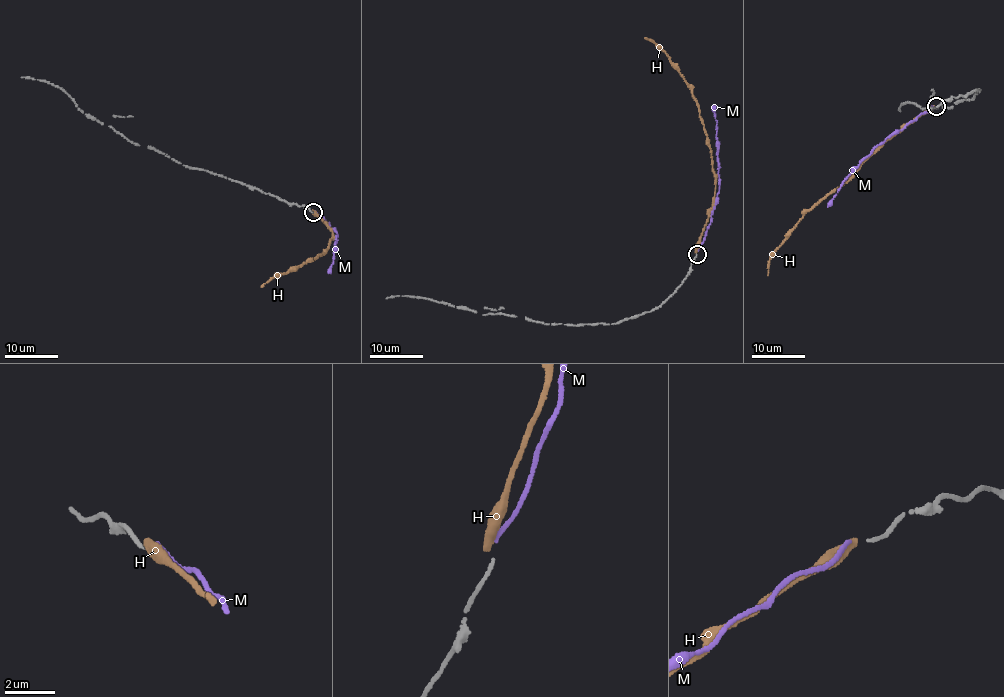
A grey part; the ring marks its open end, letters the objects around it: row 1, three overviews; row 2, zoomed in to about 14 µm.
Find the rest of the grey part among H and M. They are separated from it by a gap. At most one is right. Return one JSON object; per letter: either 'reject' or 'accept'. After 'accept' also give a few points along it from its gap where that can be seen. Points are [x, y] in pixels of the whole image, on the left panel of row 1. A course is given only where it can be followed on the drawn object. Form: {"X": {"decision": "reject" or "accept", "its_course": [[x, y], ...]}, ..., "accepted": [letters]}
{"H": {"decision": "reject"}, "M": {"decision": "reject"}, "accepted": []}

